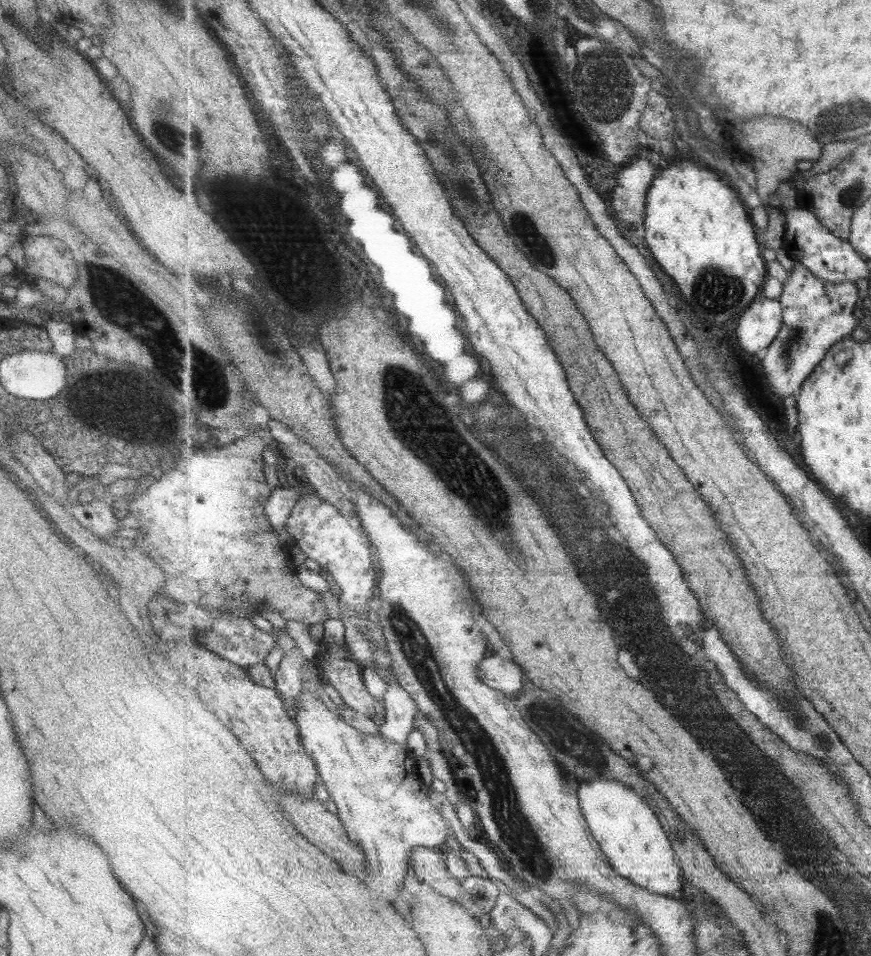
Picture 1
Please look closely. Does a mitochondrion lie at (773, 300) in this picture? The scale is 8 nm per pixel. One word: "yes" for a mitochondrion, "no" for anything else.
no

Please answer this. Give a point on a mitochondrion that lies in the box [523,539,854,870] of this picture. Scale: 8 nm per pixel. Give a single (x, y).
(802, 724)

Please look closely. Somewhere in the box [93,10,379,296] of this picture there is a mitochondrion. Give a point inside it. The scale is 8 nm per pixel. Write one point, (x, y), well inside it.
(170, 134)

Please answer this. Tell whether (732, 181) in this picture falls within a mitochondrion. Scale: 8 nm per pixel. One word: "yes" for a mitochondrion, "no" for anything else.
no

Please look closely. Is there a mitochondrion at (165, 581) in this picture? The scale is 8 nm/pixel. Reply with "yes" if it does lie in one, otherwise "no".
no

